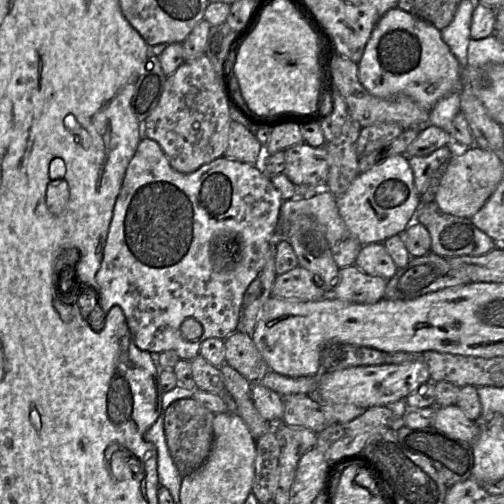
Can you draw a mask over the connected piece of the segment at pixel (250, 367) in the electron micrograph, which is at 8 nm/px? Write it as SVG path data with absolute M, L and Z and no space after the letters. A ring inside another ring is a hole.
M235 331L226 339L225 364L228 364L250 382L259 382L270 371L255 346L250 334Z

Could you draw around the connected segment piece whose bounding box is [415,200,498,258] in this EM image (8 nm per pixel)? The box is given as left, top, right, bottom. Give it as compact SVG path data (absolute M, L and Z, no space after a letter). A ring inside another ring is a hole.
M434 200L421 204L417 211L415 221L425 226L430 234L430 252L444 258L481 256L498 247L498 244L486 233L477 228L470 218L458 217L445 213Z

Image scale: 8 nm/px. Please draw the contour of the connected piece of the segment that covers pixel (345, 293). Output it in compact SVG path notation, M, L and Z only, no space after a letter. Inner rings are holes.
M356 265L340 268L332 295L346 302L371 304L385 297L387 280L372 276Z

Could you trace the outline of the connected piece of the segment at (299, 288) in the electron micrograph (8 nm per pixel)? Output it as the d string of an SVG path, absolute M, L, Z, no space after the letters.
M297 265L294 269L277 275L272 295L291 300L317 301L328 294L317 277Z

